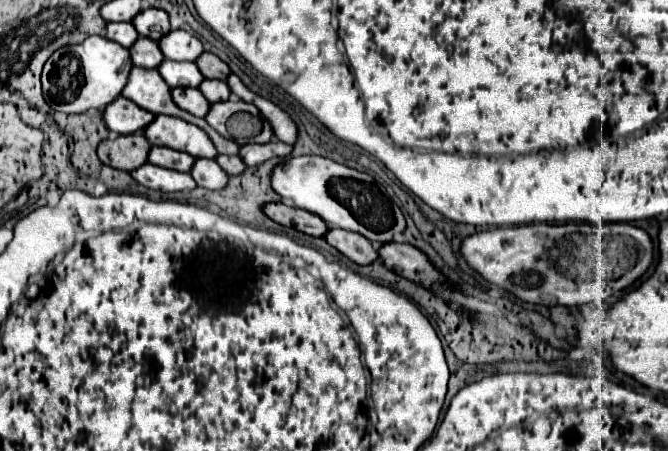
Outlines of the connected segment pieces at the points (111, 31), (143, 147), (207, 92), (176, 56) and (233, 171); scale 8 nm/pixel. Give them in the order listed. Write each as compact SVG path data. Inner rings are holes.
M106 23L106 39L120 43L122 47L130 47L138 39L138 31L132 23Z
M136 131L132 135L120 135L116 139L104 139L98 145L100 161L122 171L134 171L136 167L144 165L148 159L148 151L150 143L146 141L142 131Z
M204 79L198 89L210 103L230 99L230 89L228 89L226 81L220 81L220 79Z
M182 29L166 33L166 37L158 41L158 47L162 49L164 57L172 61L196 61L196 57L204 53L200 39Z
M218 155L216 163L228 173L228 175L240 175L242 169L246 169L246 165L242 163L242 159L238 155Z

